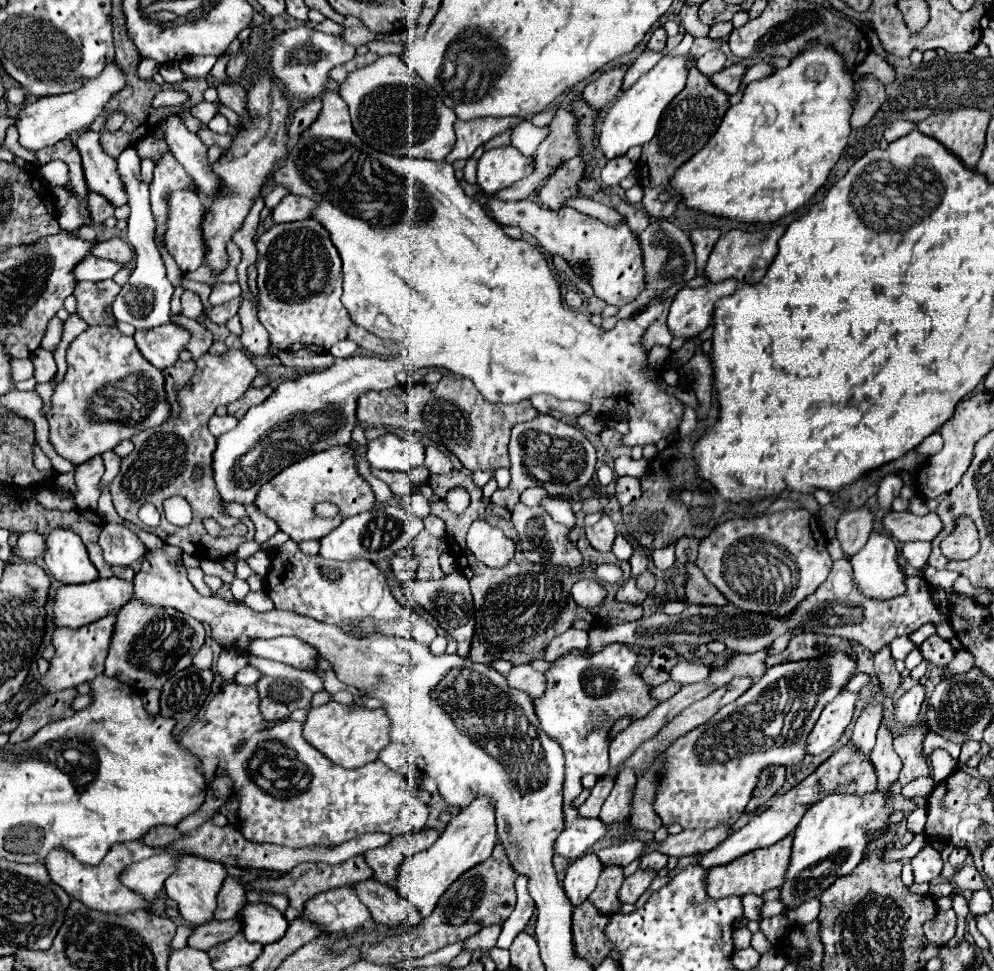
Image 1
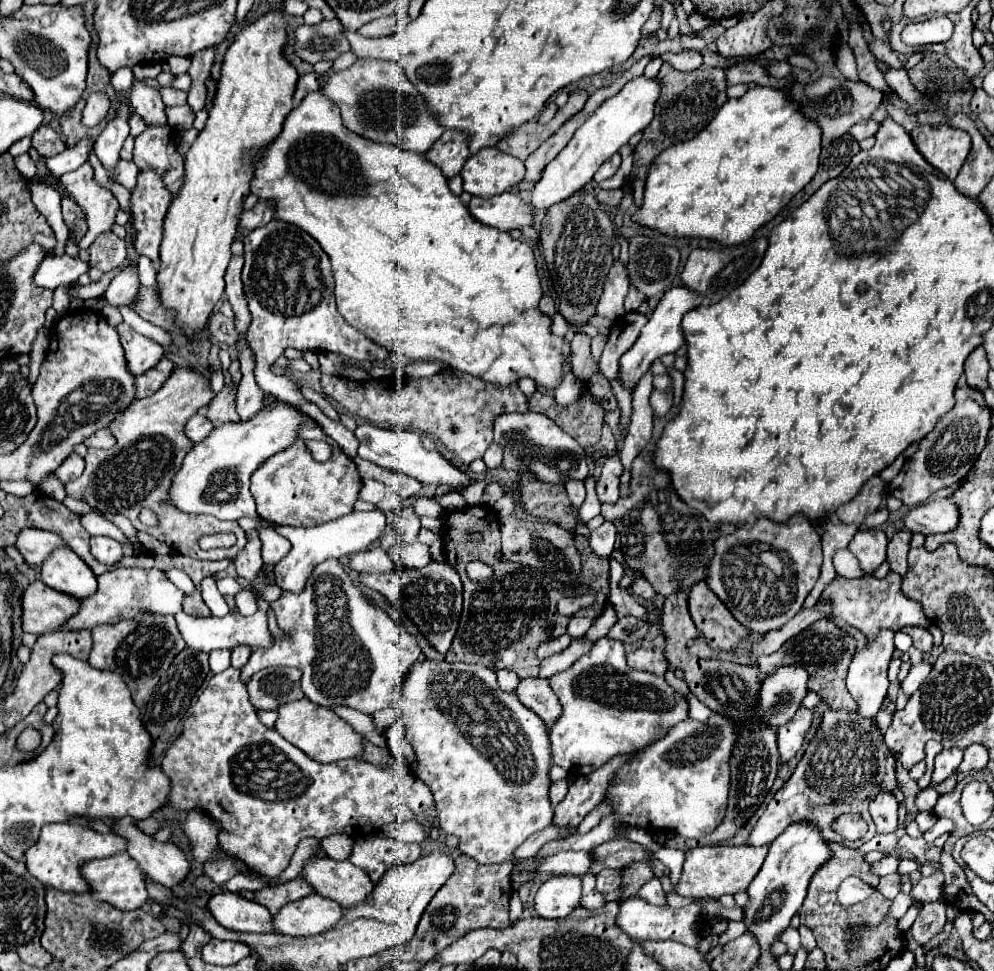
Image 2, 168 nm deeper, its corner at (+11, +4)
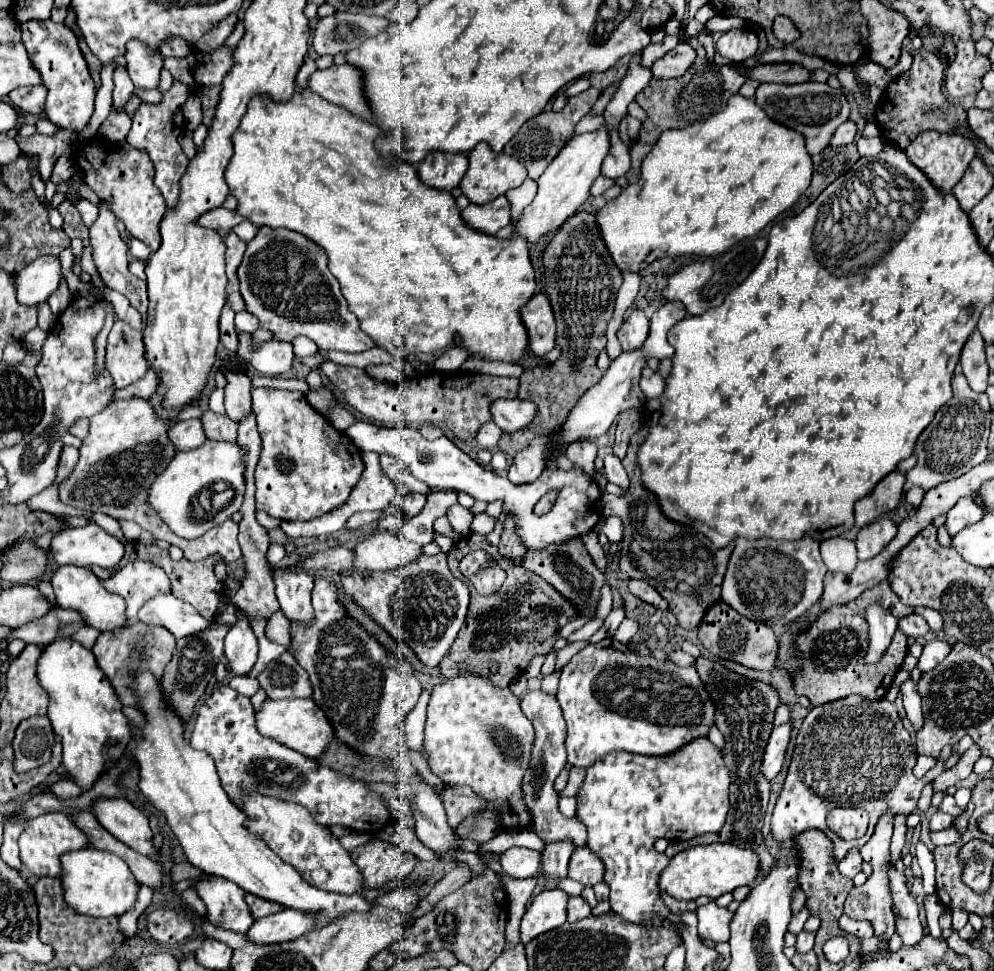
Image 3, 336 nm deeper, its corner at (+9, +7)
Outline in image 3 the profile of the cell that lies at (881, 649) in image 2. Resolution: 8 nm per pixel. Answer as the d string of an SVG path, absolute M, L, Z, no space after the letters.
M868 605L864 611L864 617L870 625L870 649L866 655L868 663L874 663L882 657L882 653L886 651L886 647L892 641L892 635L896 631L896 619L886 613L886 609L882 609L880 605Z

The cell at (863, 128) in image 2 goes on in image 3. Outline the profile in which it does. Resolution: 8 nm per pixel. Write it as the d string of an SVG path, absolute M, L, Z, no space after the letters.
M846 121L846 123L842 123L842 125L834 131L834 137L830 139L830 145L832 145L832 147L842 147L842 145L852 143L854 137L856 137L856 123L854 123L854 121Z

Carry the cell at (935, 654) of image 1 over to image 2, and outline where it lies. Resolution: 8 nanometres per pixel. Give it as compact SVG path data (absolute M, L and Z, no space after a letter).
M902 628L902 632L910 634L910 638L914 640L914 648L918 648L920 652L930 652L932 650L932 634L926 628Z

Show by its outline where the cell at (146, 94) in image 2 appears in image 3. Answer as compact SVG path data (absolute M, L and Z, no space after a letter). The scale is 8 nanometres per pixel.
M128 41L124 57L128 63L128 73L136 87L144 87L144 89L158 87L162 55L156 49L150 49L142 41Z

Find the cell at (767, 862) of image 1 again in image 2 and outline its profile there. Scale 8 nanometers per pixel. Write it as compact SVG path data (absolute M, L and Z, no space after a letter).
M698 846L686 852L686 862L682 868L682 878L678 884L678 894L688 898L720 898L724 894L746 892L748 884L754 880L760 864L768 854L768 846Z

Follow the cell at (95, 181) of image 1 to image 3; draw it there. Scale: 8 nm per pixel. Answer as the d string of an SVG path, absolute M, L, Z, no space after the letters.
M102 203L100 207L100 213L98 213L98 219L94 221L94 225L90 227L90 245L92 245L92 257L94 257L94 263L98 267L98 273L102 277L102 281L120 291L122 295L126 295L126 299L130 301L132 307L136 307L142 315L146 315L146 307L148 307L148 295L146 295L146 281L134 277L130 271L128 271L128 245L120 239L120 233L116 229L116 217L114 213L108 209L106 203Z

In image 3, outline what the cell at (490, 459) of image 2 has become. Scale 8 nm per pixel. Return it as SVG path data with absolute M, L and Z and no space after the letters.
M490 421L490 423L486 423L486 425L482 425L482 427L480 427L480 433L478 433L476 441L478 441L478 445L480 445L480 447L484 447L484 449L498 451L500 435L502 435L502 431L500 431L500 429Z

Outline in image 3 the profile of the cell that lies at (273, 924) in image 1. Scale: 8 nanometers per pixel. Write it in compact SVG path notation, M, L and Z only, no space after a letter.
M208 875L204 879L200 877L194 883L194 889L206 905L204 919L212 925L236 933L246 933L254 923L250 909L244 901L244 889L240 889L232 881Z

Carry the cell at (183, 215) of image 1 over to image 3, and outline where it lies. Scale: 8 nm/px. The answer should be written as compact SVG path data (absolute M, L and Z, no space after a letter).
M92 139L92 141L80 141L76 145L74 153L74 165L84 173L84 183L100 195L110 207L110 211L124 221L126 231L144 241L152 251L158 249L160 245L160 221L166 213L166 203L158 187L154 185L154 167L150 157L134 149L126 139L116 141L116 143L106 143L102 139Z

